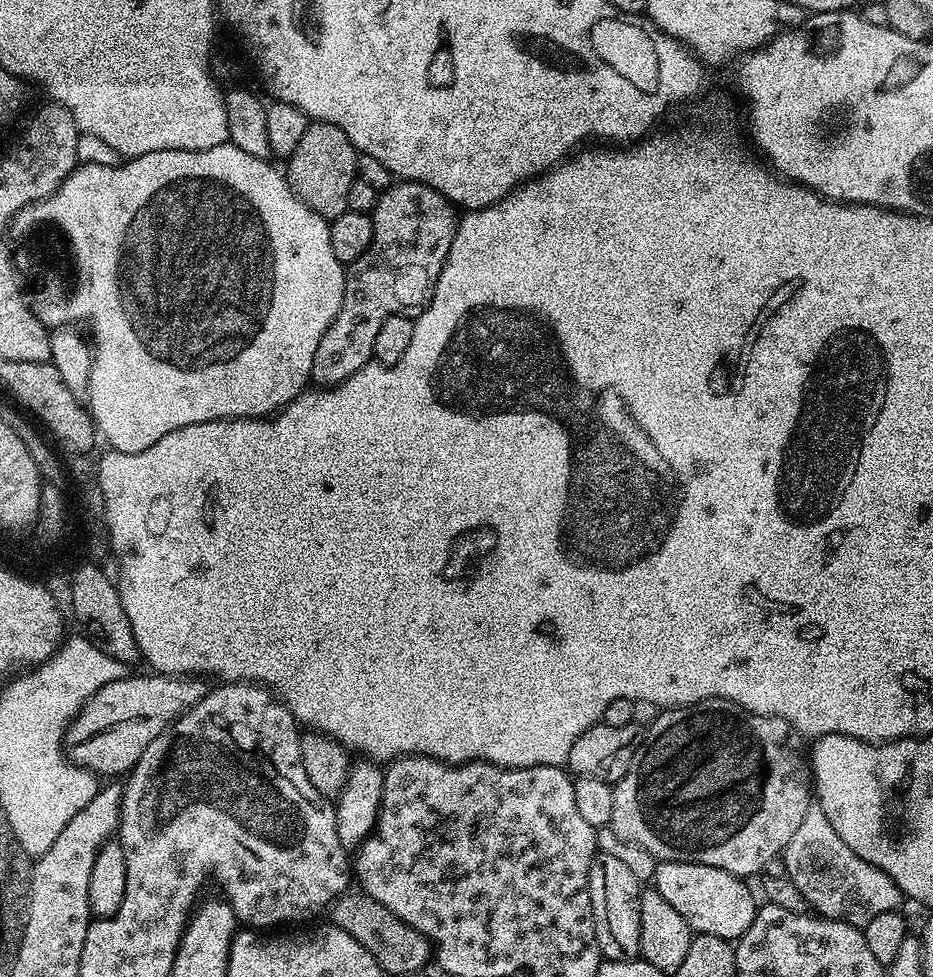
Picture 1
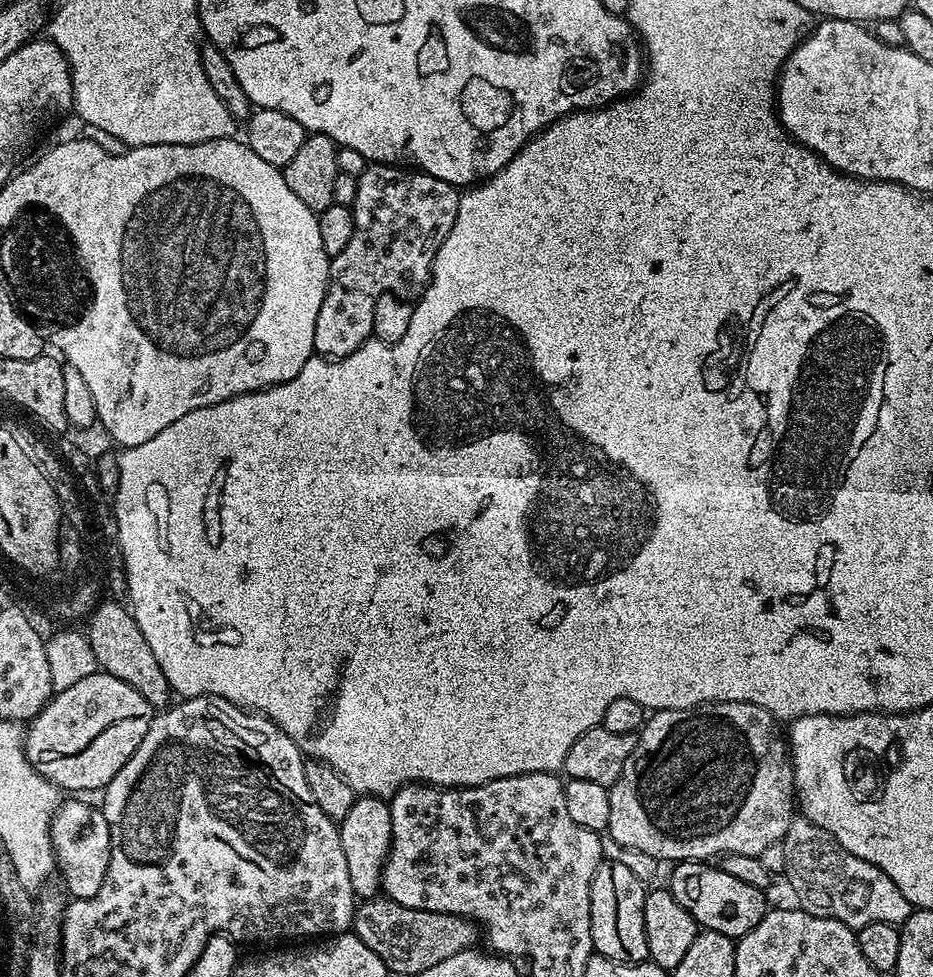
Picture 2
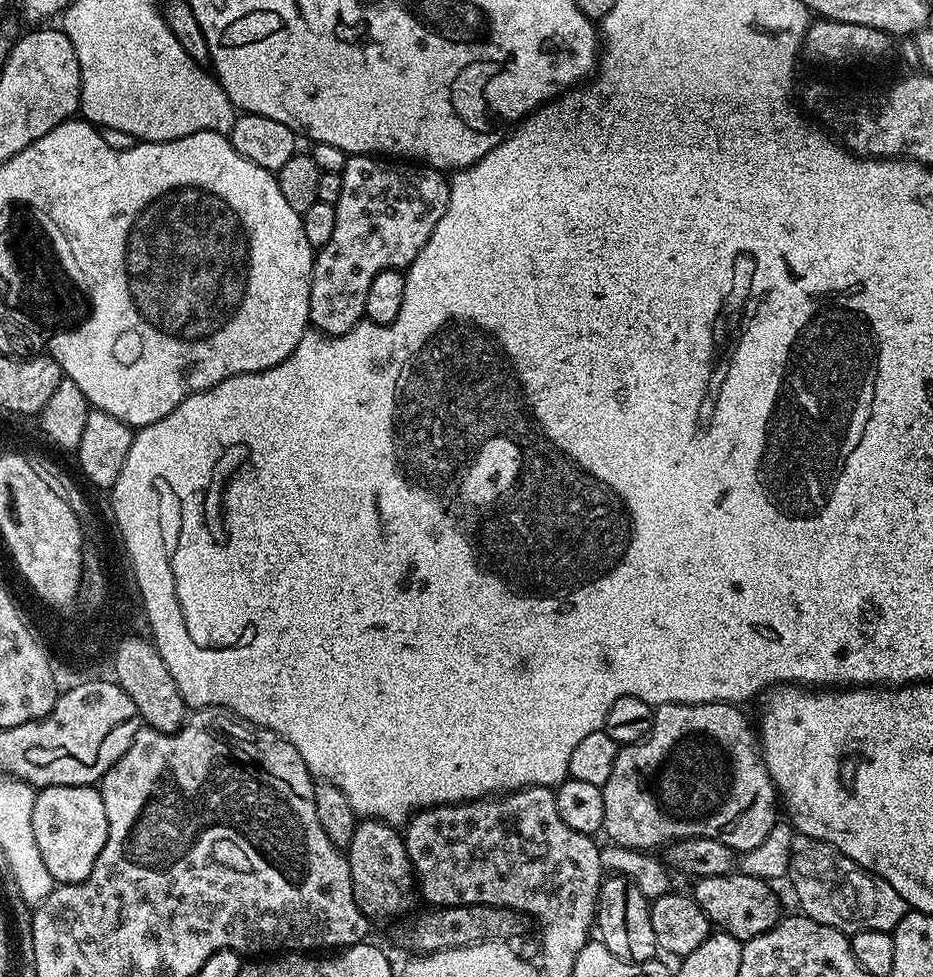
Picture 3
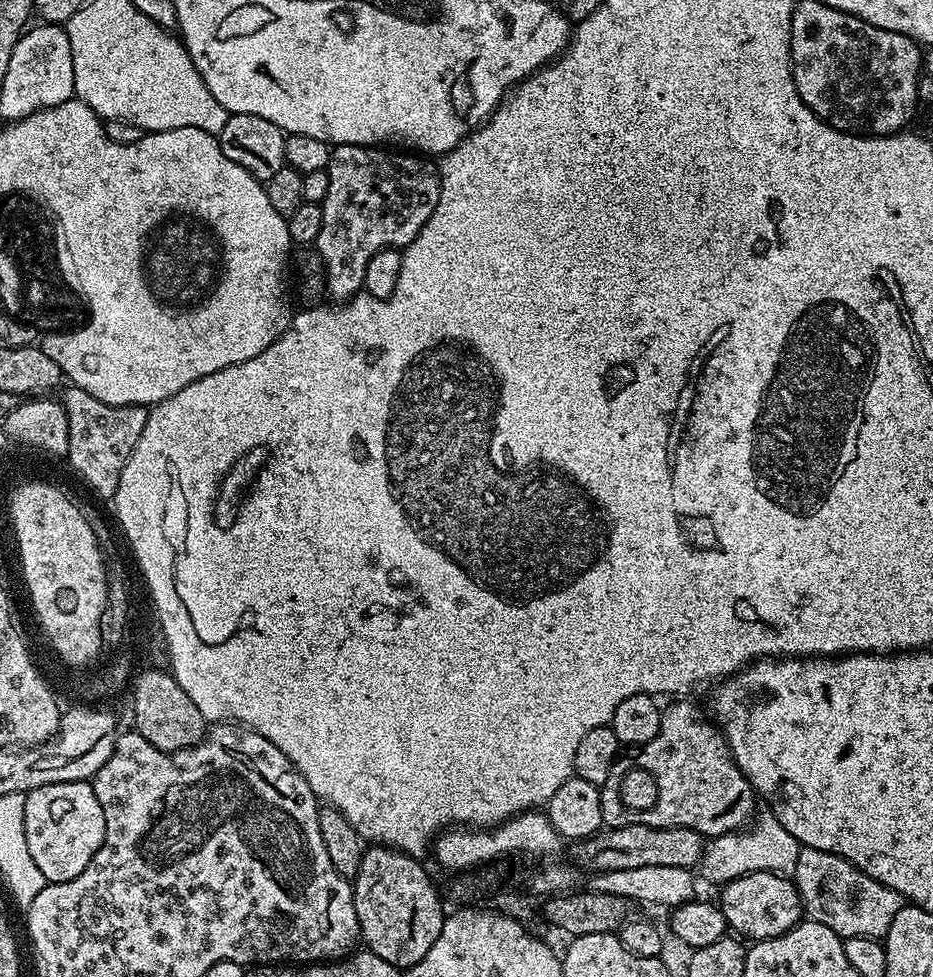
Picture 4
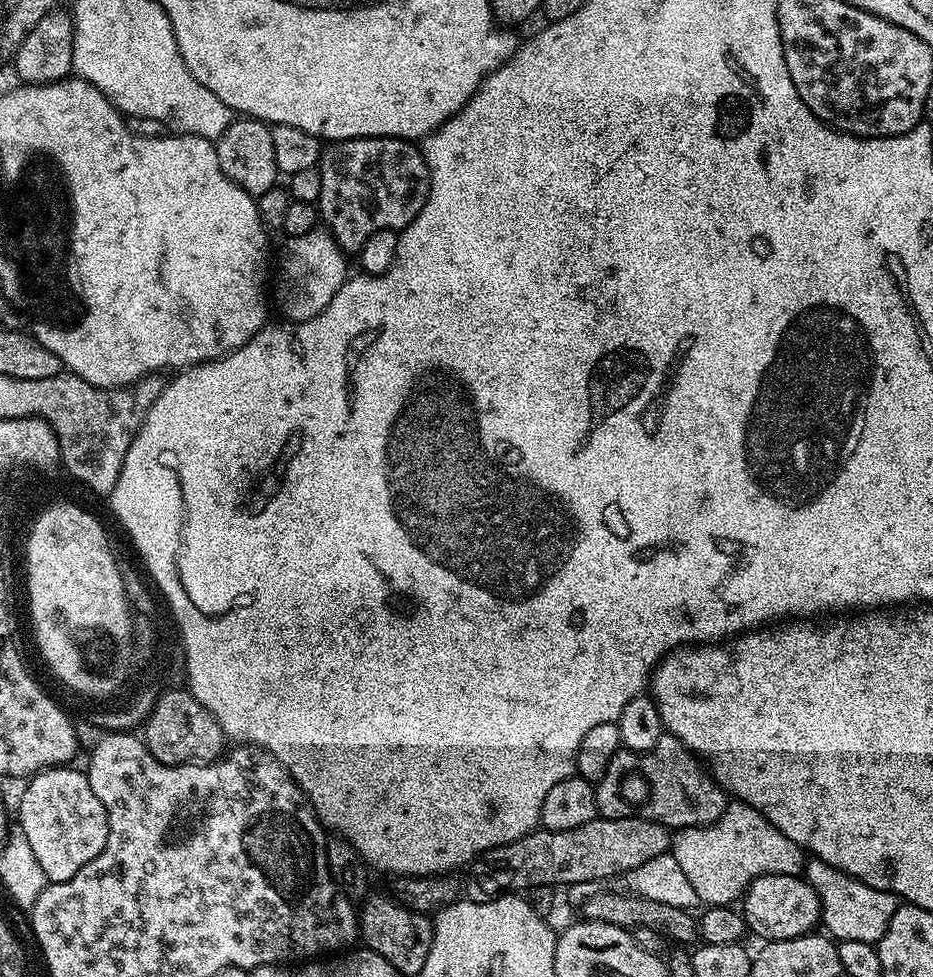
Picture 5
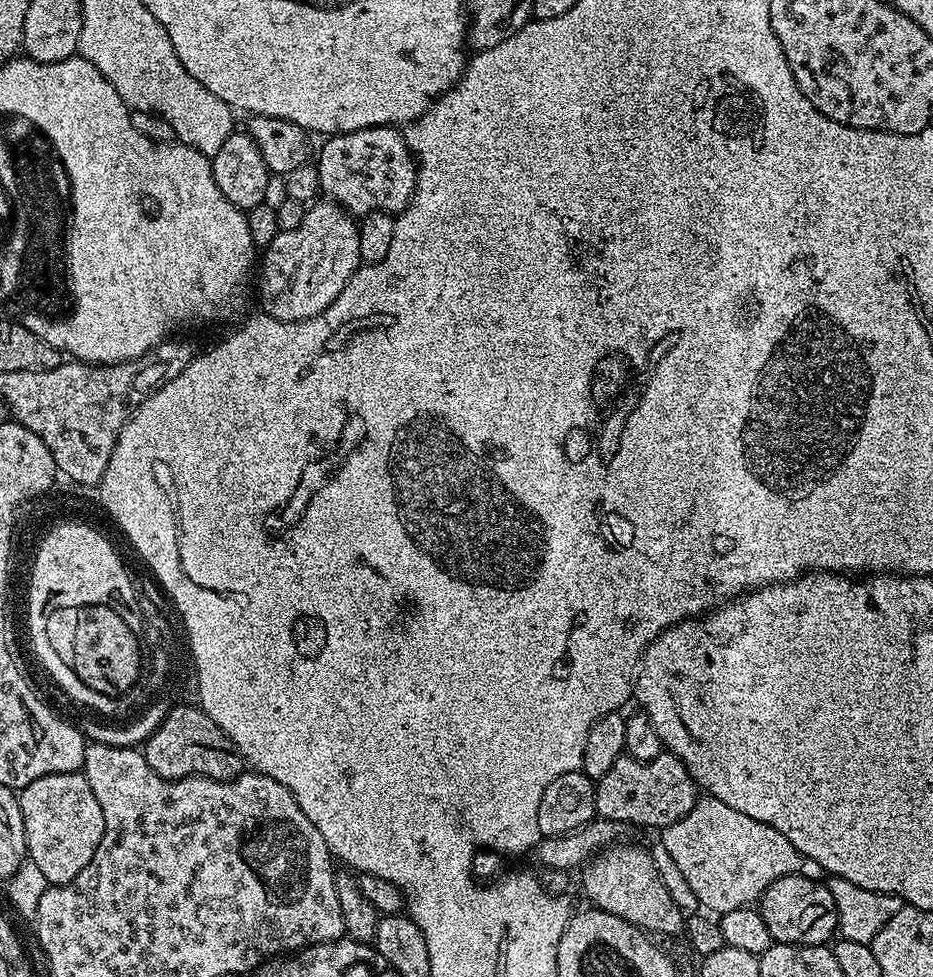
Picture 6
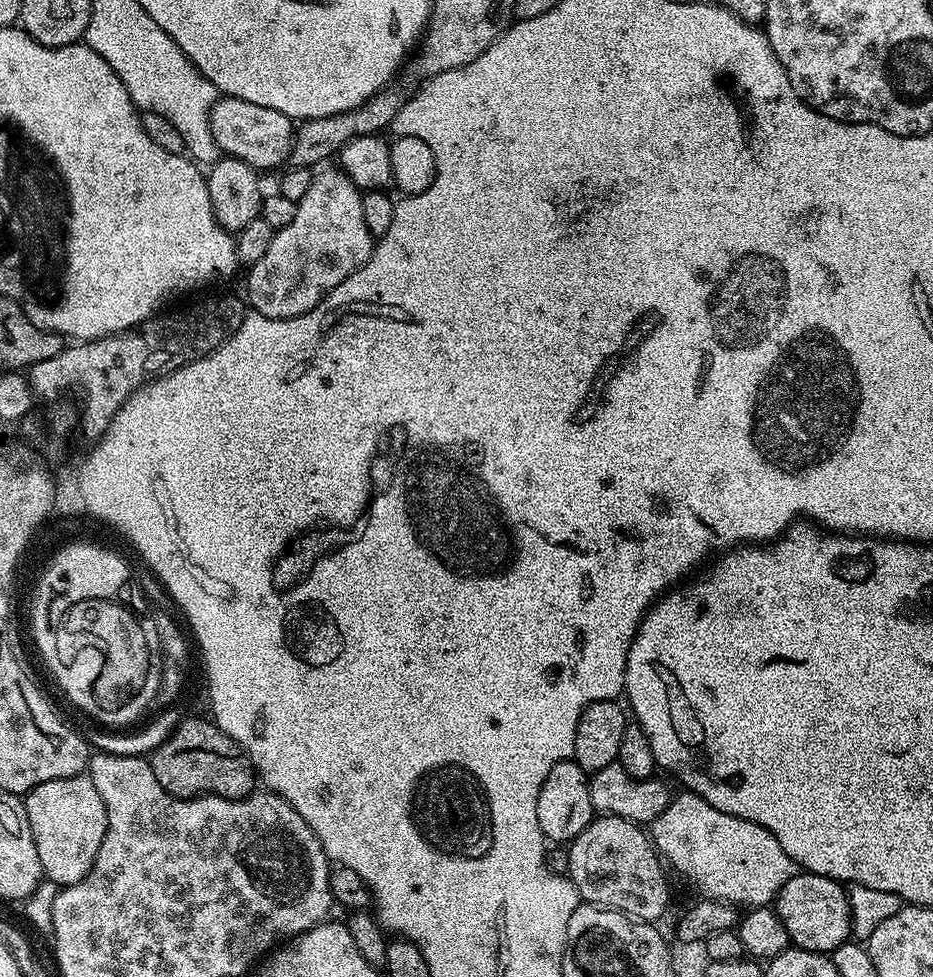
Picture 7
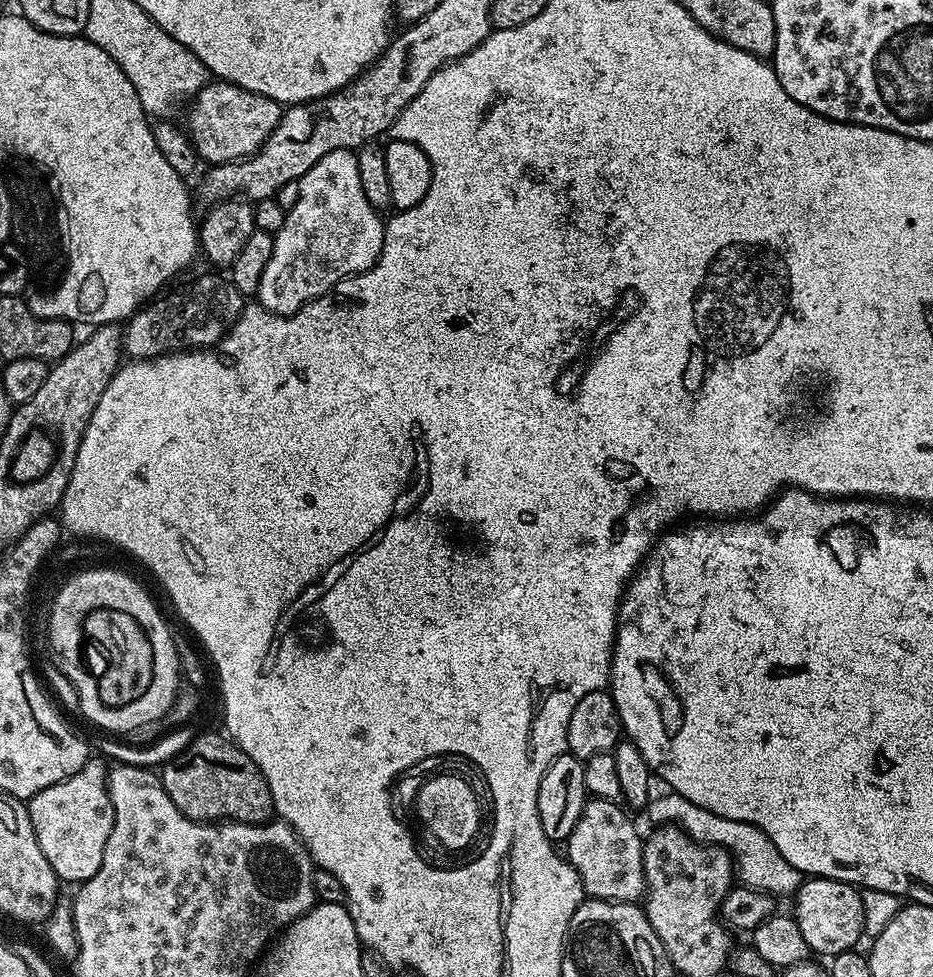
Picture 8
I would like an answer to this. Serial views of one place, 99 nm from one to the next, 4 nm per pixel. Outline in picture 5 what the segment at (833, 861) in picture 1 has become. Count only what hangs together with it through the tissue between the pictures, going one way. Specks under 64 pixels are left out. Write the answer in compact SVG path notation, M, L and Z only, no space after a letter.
M815 858L807 861L806 879L818 894L822 924L828 927L827 935L833 941L876 944L886 934L886 926L890 926L890 918L894 918L898 907L898 897L892 892L874 890L874 886L866 886L866 882Z

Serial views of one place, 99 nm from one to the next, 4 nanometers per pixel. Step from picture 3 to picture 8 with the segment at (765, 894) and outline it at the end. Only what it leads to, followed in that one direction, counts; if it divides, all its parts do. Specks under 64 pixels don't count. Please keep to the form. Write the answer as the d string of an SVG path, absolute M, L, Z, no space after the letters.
M813 876L805 879L794 895L796 905L790 908L791 915L798 922L798 930L802 930L802 938L806 938L809 953L831 958L851 952L864 936L864 915L862 914L861 889L854 884L847 884L834 878Z

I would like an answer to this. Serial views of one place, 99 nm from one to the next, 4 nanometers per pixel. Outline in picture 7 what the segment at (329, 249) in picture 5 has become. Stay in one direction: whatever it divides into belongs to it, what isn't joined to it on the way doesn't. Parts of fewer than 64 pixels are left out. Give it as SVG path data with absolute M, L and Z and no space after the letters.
M332 166L325 172L317 171L310 182L310 190L296 203L296 213L290 226L276 229L274 238L266 254L258 258L256 264L247 269L247 303L251 311L261 312L266 318L294 318L310 311L327 296L334 286L338 286L352 273L370 259L374 247L374 238L366 230L366 218L362 218L362 192L350 182L346 173Z

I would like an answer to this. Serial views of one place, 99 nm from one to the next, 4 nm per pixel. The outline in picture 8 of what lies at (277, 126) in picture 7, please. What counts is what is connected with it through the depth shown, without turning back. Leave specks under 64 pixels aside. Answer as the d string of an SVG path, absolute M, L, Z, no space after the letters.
M210 82L194 97L187 109L186 132L196 147L197 157L203 163L205 160L205 165L228 164L232 160L253 156L278 126L281 111L282 105L277 100L242 90L233 84Z

